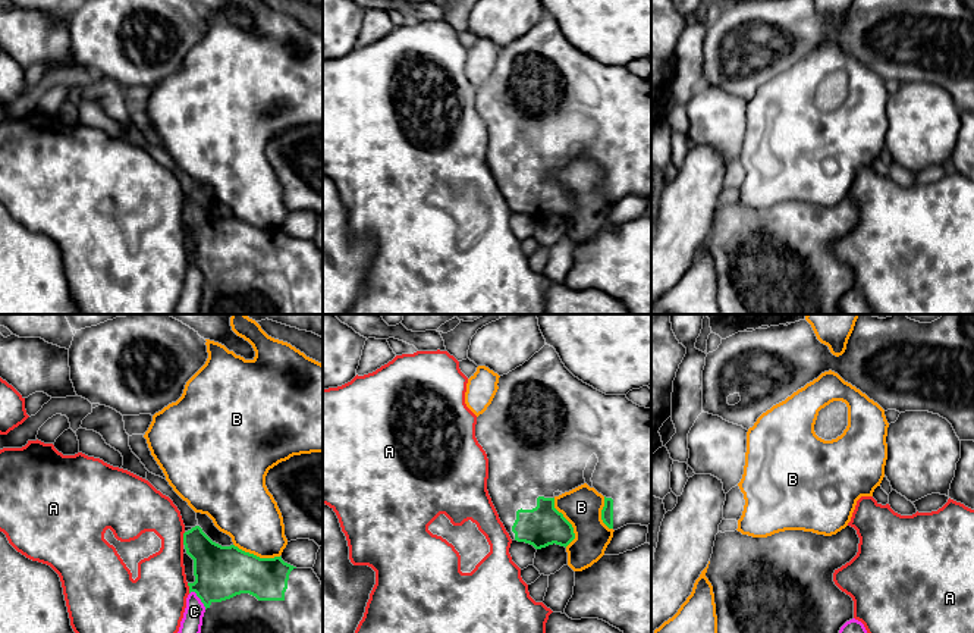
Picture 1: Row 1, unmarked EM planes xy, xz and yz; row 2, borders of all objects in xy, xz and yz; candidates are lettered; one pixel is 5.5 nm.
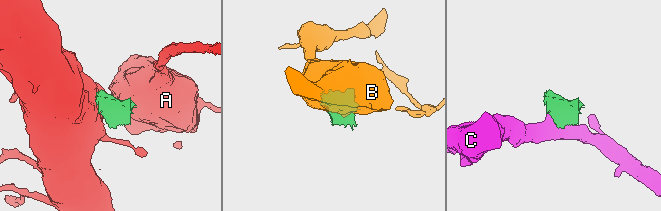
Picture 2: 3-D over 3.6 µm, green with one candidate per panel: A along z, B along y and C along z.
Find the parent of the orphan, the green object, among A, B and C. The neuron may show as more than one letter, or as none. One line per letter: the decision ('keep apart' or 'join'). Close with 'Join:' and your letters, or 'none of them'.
A: keep apart
B: keep apart
C: keep apart
Join: none of them

